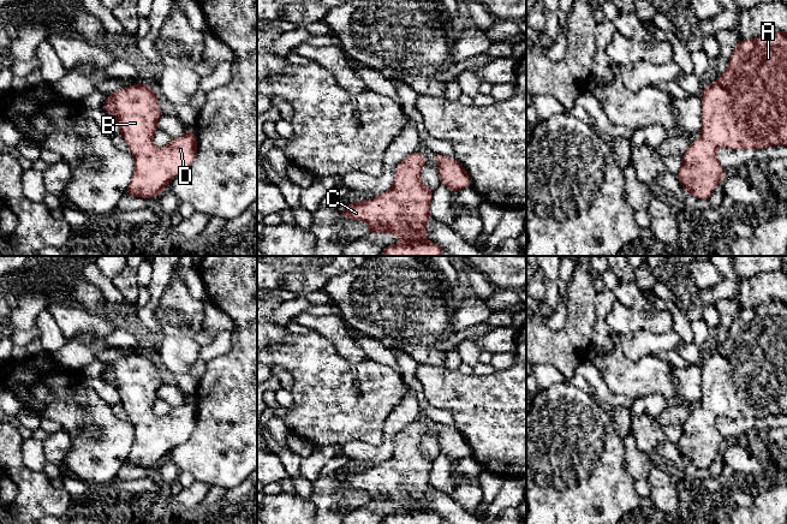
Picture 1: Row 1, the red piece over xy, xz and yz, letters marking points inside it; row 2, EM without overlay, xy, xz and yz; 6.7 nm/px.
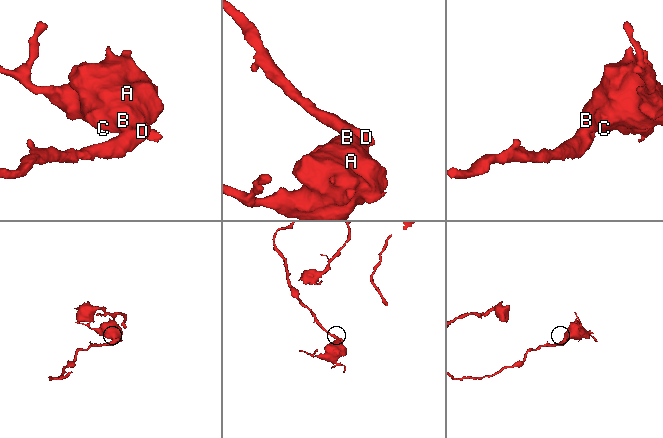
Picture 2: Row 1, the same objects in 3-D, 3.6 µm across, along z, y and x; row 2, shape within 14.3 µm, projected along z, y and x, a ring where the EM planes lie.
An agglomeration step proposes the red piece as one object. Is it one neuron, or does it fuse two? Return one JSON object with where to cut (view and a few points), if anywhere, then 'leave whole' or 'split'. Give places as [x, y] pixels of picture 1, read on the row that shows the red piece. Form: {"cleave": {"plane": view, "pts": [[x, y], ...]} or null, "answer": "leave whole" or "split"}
{"cleave": null, "answer": "leave whole"}

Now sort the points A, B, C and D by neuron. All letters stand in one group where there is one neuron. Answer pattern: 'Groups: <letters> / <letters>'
Groups: A B C D

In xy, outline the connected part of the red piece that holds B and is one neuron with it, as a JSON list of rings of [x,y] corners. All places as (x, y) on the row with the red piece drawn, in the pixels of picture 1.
[[[136,83],[113,94],[108,94],[102,109],[117,119],[118,132],[131,149],[135,169],[126,189],[127,195],[139,198],[159,197],[171,180],[184,174],[191,167],[197,155],[197,138],[193,131],[186,131],[178,138],[172,138],[165,147],[155,147],[153,137],[159,130],[157,119],[163,114],[157,105],[157,91],[148,85]]]

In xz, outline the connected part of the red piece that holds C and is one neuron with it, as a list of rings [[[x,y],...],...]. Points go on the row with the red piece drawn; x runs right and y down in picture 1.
[[[418,151],[407,155],[395,167],[394,181],[390,190],[376,195],[372,200],[347,203],[341,212],[345,219],[363,221],[369,226],[368,233],[387,233],[405,240],[386,245],[381,256],[440,256],[445,249],[439,244],[425,240],[427,224],[433,218],[430,202],[434,191],[421,180],[421,172],[428,159]]]

